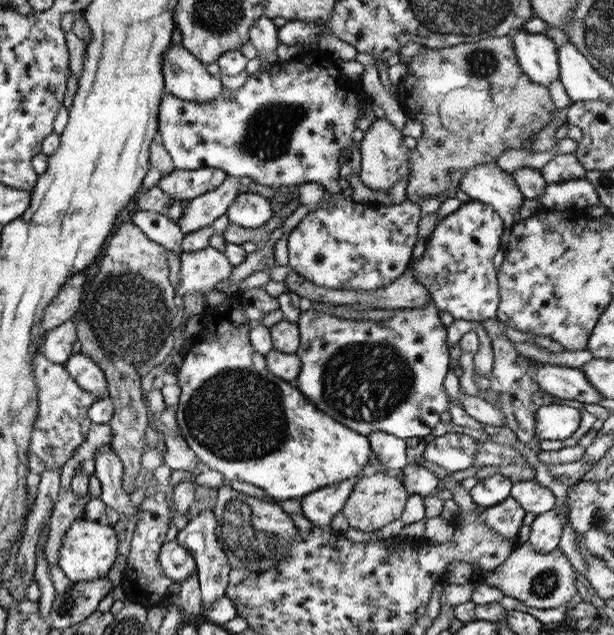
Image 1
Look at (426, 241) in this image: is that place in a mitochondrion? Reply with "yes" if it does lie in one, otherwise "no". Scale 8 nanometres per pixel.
no

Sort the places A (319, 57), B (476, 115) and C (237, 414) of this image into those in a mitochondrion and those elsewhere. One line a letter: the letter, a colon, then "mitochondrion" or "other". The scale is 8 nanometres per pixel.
A: other
B: other
C: mitochondrion

